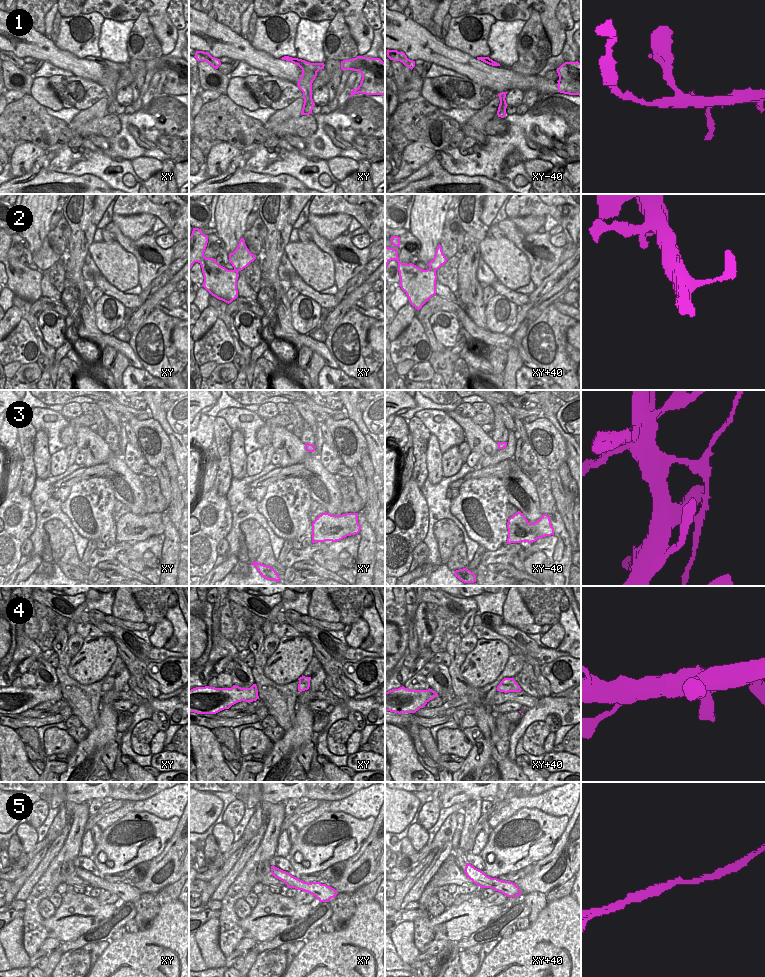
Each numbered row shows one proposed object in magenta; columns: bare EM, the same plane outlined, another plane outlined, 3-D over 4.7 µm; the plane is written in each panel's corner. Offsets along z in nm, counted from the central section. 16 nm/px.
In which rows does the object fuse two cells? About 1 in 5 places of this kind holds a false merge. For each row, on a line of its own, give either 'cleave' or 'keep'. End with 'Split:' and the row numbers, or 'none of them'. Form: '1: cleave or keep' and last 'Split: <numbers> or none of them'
1: keep
2: keep
3: cleave
4: keep
5: keep
Split: 3

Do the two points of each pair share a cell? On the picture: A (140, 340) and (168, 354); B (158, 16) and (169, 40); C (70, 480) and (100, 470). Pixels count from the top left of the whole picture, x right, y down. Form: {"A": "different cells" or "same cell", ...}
{"A": "same cell", "B": "same cell", "C": "same cell"}

